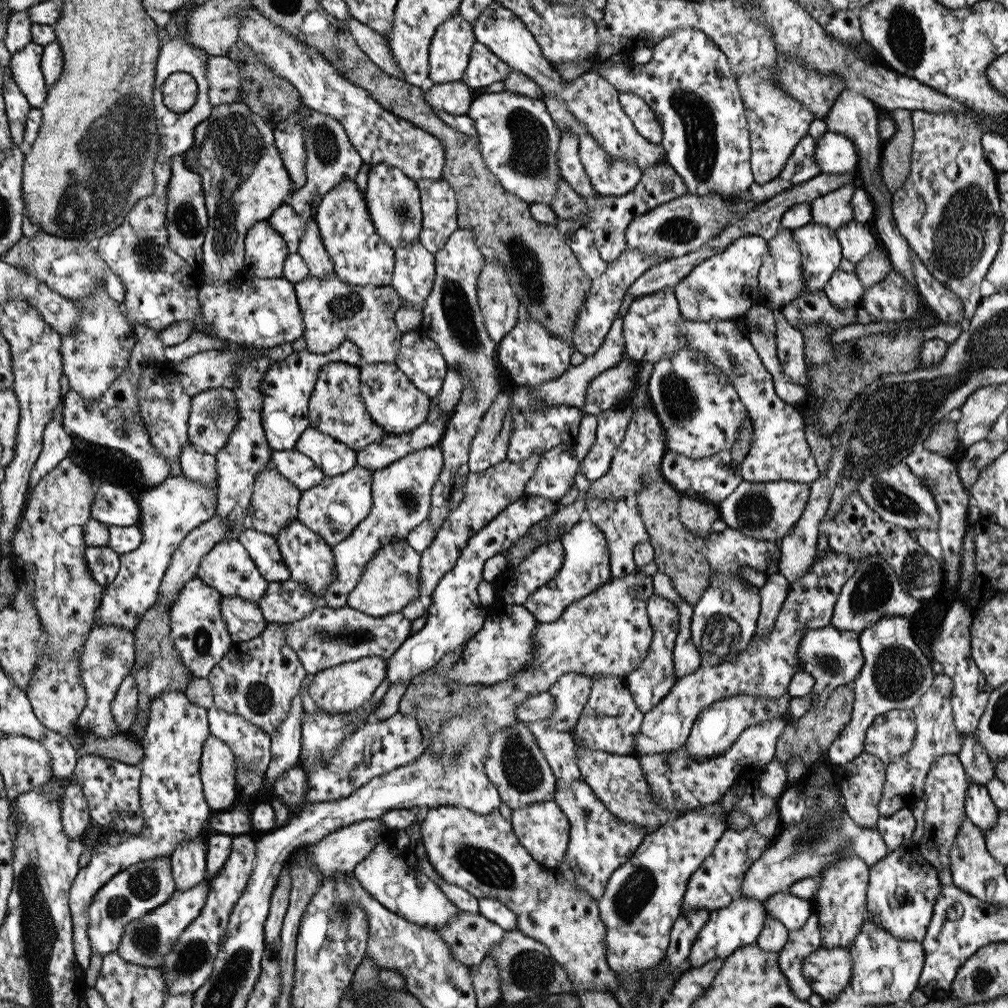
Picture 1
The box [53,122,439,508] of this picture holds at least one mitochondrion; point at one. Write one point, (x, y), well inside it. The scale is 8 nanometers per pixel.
(147, 256)

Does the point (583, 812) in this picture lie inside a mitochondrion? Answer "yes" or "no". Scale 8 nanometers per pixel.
yes

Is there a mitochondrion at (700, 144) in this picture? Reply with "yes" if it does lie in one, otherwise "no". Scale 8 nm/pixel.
yes

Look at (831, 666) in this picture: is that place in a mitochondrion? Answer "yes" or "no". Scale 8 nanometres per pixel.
yes

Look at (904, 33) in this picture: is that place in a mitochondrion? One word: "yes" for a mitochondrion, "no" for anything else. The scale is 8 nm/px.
yes

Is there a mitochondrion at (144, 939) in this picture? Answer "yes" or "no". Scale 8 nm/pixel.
yes

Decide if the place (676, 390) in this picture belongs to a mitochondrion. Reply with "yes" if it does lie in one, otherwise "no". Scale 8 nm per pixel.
yes

